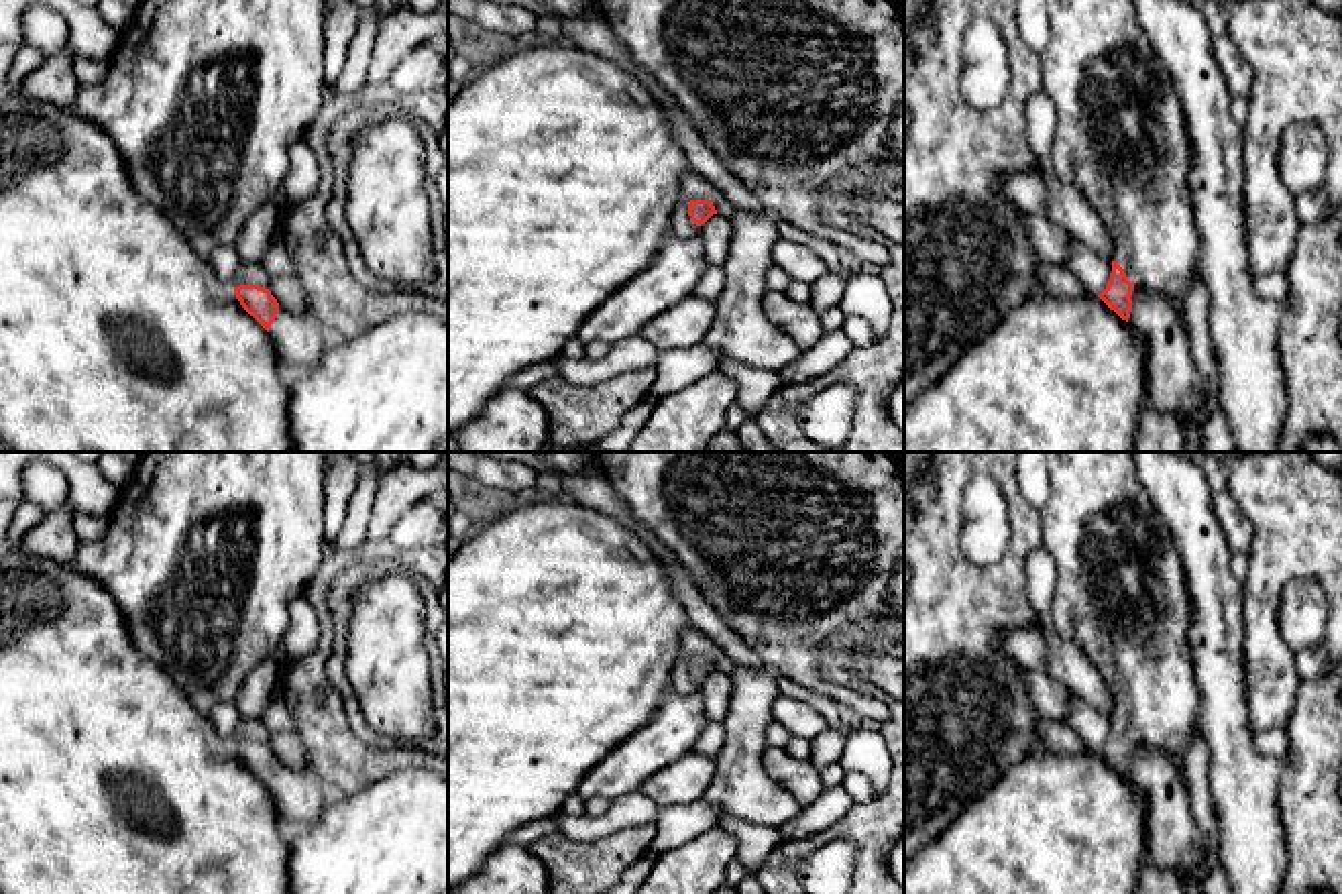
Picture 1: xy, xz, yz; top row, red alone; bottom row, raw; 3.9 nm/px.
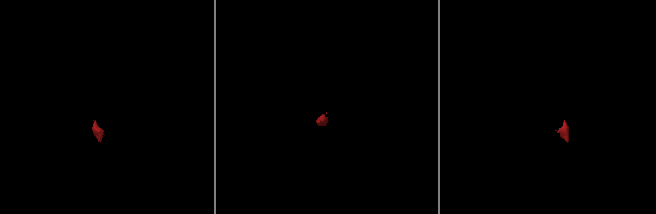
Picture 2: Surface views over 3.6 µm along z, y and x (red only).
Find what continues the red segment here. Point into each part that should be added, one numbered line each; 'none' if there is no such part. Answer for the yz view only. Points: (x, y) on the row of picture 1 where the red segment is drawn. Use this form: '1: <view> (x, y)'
1: yz (1121, 139)

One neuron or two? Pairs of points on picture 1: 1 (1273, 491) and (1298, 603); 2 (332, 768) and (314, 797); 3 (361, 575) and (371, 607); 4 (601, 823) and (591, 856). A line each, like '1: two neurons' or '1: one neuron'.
1: two neurons
2: two neurons
3: two neurons
4: two neurons

